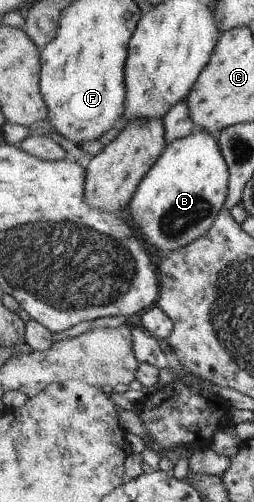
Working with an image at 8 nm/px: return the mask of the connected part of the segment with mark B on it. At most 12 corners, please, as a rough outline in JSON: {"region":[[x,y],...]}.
{"region":[[218,138],[165,148],[129,204],[166,257],[213,227],[229,195]]}

